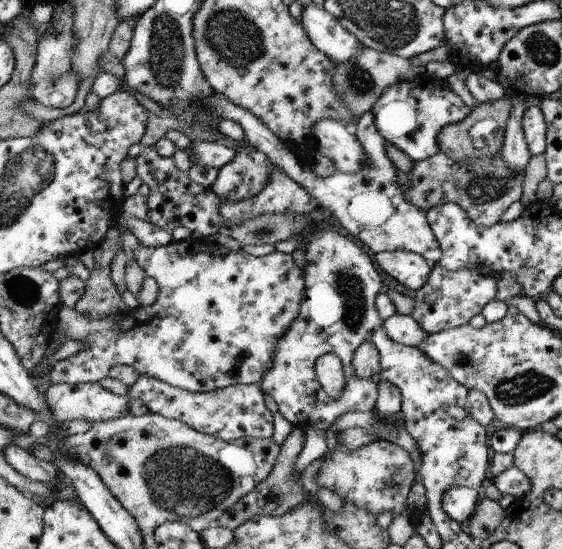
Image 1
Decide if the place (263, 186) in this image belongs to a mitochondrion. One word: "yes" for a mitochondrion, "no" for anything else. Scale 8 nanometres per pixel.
no

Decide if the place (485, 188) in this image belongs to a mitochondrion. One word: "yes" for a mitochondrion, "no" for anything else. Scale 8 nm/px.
yes

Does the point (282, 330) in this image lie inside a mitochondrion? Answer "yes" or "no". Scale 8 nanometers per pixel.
no

